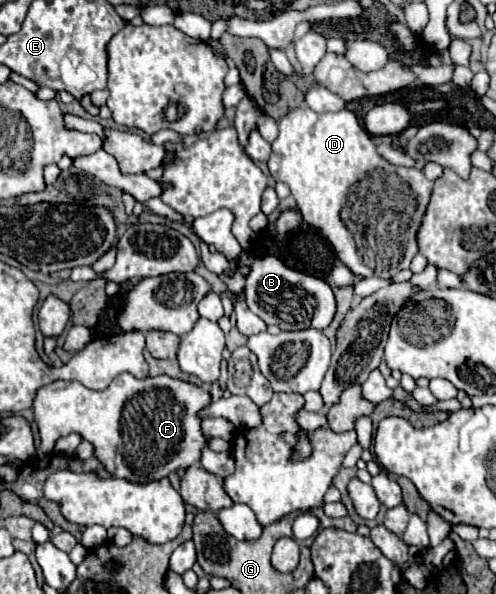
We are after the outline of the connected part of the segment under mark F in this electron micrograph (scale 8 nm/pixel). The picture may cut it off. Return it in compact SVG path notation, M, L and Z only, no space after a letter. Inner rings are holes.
M121 373L105 391L91 391L77 381L55 381L41 387L33 401L35 421L41 435L39 455L49 455L59 437L79 433L83 441L93 445L95 459L111 477L141 485L143 481L161 481L171 473L181 473L191 465L201 463L201 449L209 447L209 437L201 427L201 409L209 405L209 391L167 375L135 379L129 373ZM127 401L131 401L129 429L125 427L123 419Z

